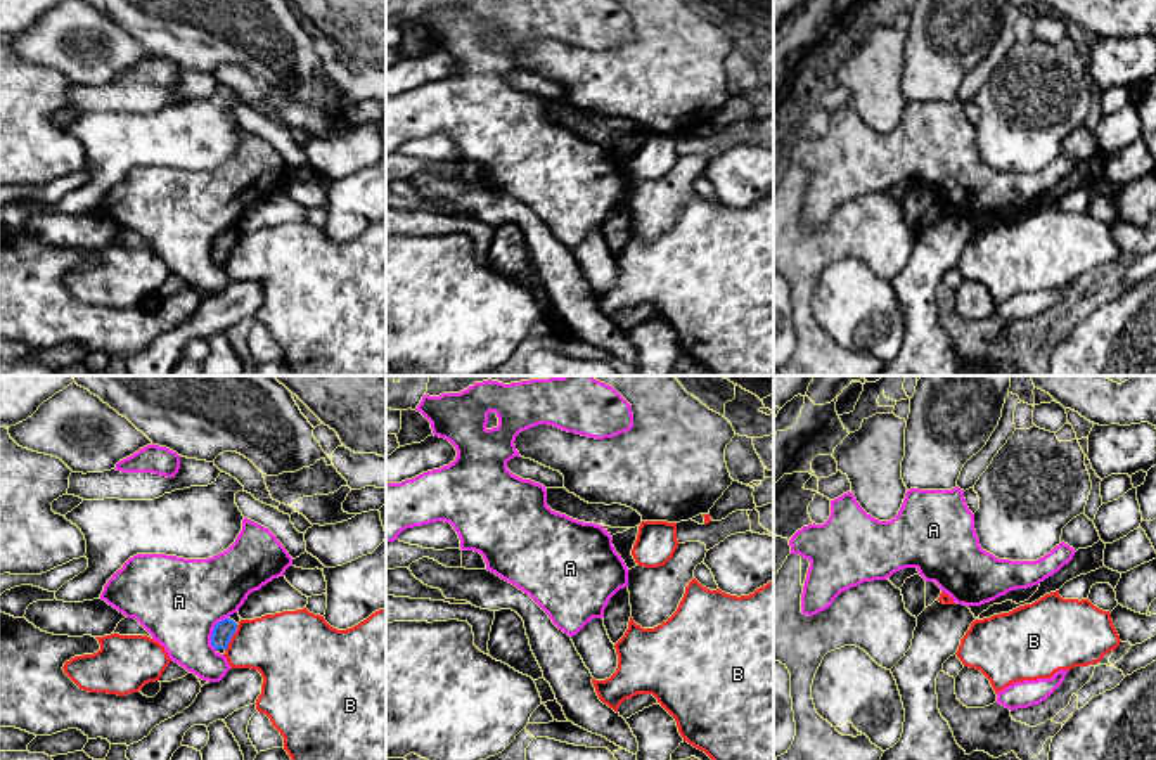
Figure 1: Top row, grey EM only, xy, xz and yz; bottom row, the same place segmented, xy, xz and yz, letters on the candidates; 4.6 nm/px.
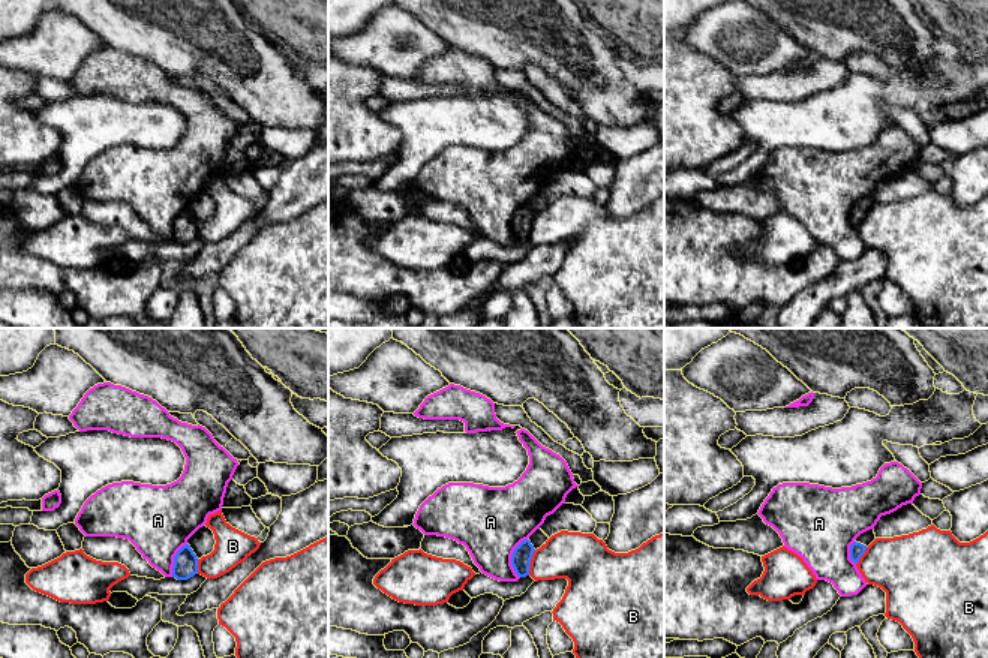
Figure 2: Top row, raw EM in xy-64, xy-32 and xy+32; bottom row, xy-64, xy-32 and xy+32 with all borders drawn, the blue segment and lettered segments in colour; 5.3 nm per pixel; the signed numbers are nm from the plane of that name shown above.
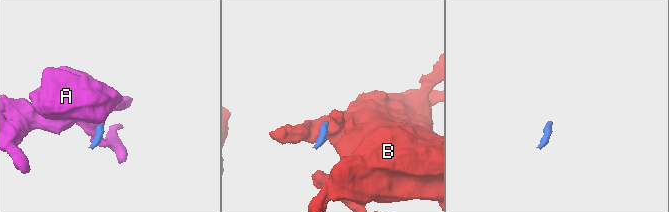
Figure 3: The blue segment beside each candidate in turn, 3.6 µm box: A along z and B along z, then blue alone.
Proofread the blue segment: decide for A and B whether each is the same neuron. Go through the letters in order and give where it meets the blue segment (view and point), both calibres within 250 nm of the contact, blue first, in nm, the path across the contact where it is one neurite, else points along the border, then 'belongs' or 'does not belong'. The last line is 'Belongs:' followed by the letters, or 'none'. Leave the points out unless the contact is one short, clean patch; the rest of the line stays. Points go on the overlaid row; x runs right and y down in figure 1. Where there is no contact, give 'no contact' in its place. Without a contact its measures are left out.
A: contact xy (213, 632); calibres 90 and 400 nm; border xy (227, 617), (213, 629), (211, 646), (215, 650); does not belong
B: contact xy (231, 637); calibres 90 and 320 nm; border xy (237, 625), (225, 650); does not belong
Belongs: none

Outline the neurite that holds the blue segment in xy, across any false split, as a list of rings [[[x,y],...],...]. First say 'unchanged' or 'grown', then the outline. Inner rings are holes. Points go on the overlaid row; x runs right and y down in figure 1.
grown; [[[234,613],[215,625],[211,646],[216,649],[216,653],[225,654],[225,649],[228,647],[228,642],[235,634],[239,622],[241,622],[239,613]]]

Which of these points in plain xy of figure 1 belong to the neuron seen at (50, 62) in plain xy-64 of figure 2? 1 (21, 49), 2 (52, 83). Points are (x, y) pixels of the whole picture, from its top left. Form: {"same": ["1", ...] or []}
{"same": ["1"]}

